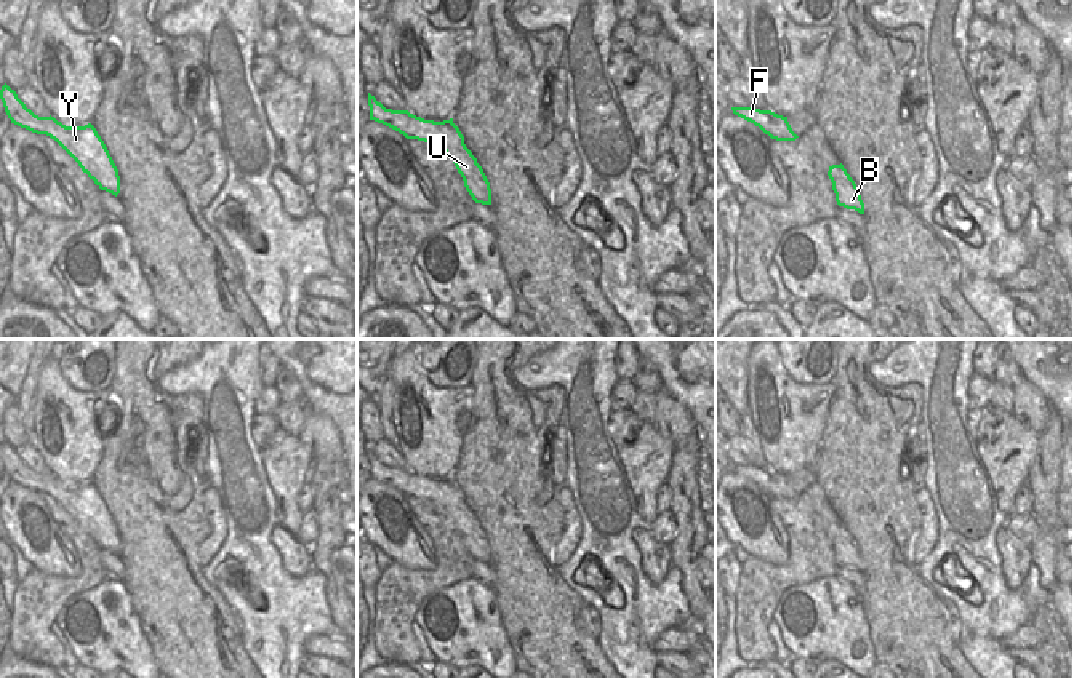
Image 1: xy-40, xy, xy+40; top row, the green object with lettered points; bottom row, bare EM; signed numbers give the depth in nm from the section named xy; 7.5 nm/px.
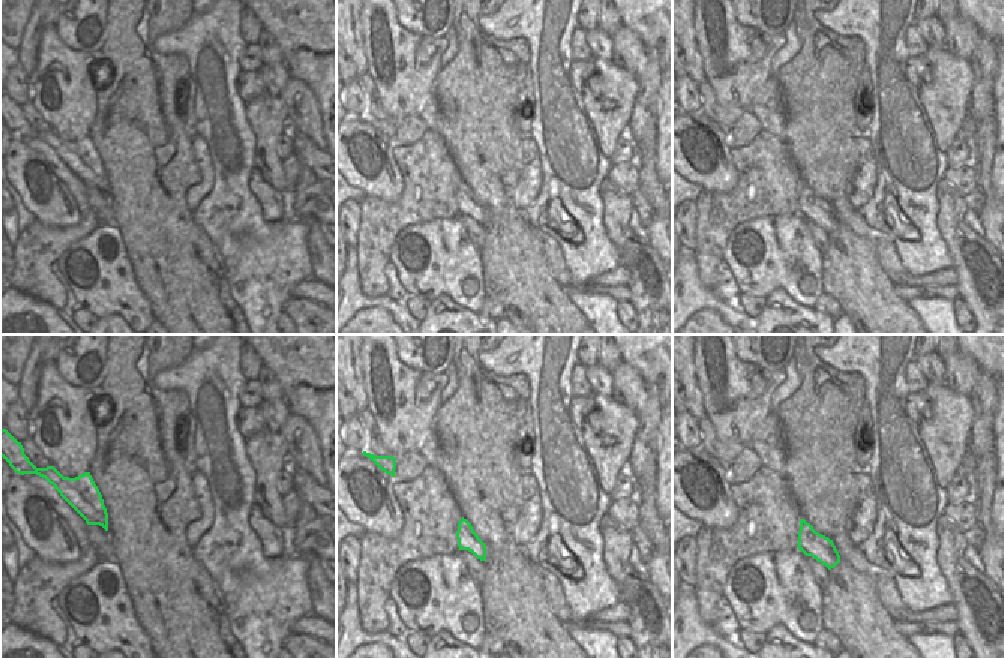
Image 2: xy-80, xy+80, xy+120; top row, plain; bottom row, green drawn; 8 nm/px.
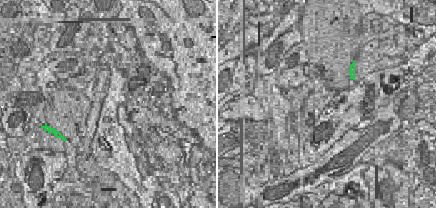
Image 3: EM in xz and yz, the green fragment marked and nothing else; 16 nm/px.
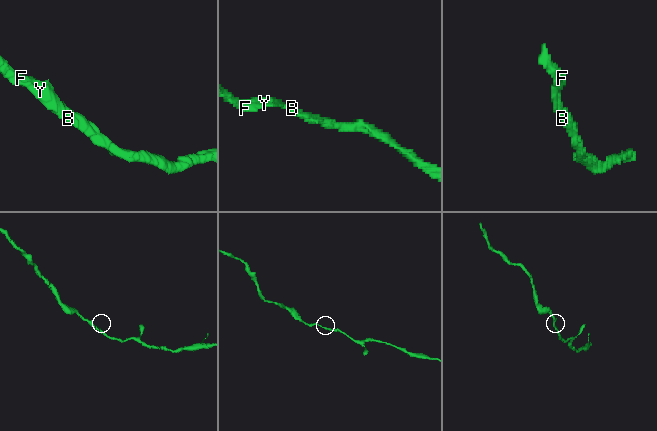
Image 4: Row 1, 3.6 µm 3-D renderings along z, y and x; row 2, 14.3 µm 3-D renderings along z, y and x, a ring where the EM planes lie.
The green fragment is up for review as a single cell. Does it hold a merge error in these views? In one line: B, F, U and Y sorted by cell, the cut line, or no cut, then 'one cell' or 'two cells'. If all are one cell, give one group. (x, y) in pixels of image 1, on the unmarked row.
groups B F U Y; cut none; one cell

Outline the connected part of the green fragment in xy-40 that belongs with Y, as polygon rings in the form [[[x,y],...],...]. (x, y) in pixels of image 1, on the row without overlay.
[[[6,441],[0,448],[0,457],[11,481],[37,493],[54,497],[88,532],[94,542],[112,553],[120,552],[118,528],[96,486],[66,485],[54,475],[38,475],[18,456]]]

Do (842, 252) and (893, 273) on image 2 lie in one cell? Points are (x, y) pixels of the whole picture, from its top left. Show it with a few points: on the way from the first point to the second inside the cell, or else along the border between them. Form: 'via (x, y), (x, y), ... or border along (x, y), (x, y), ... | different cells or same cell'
border along (865, 237), (874, 246), (877, 260), (893, 285) | different cells

